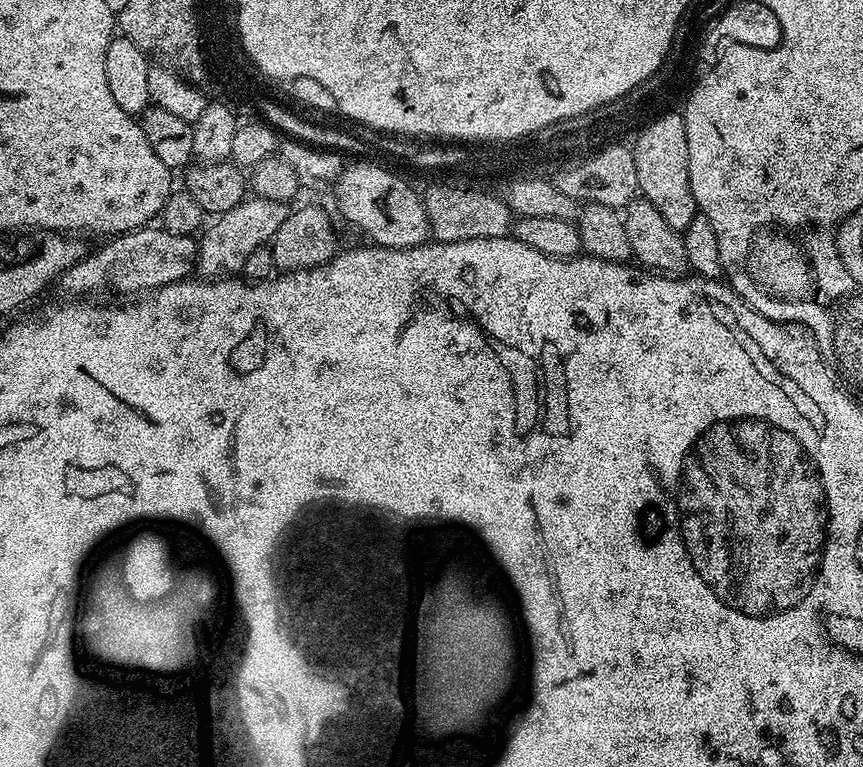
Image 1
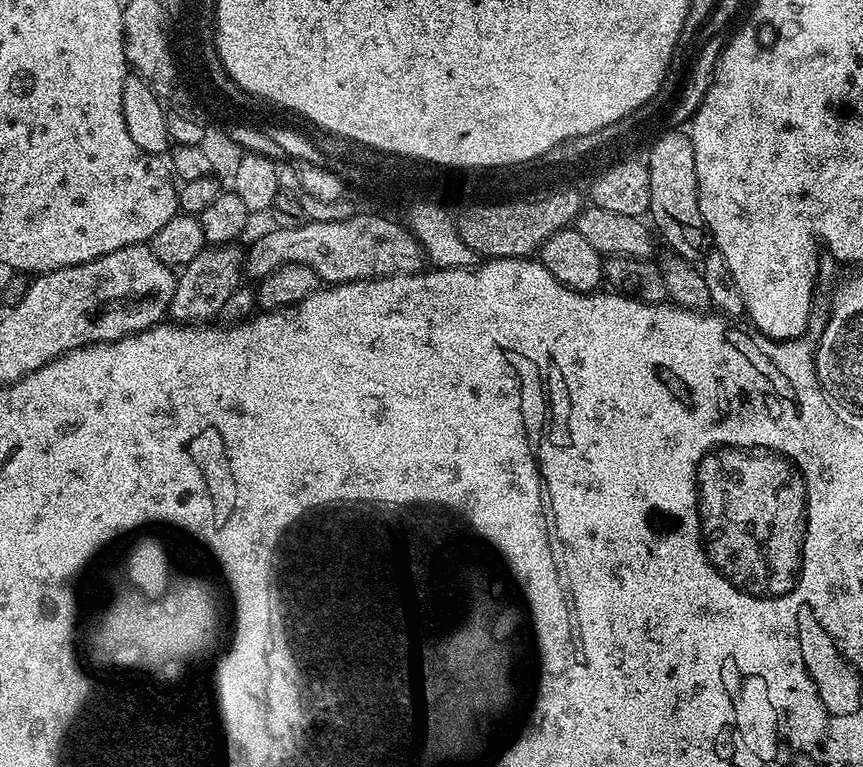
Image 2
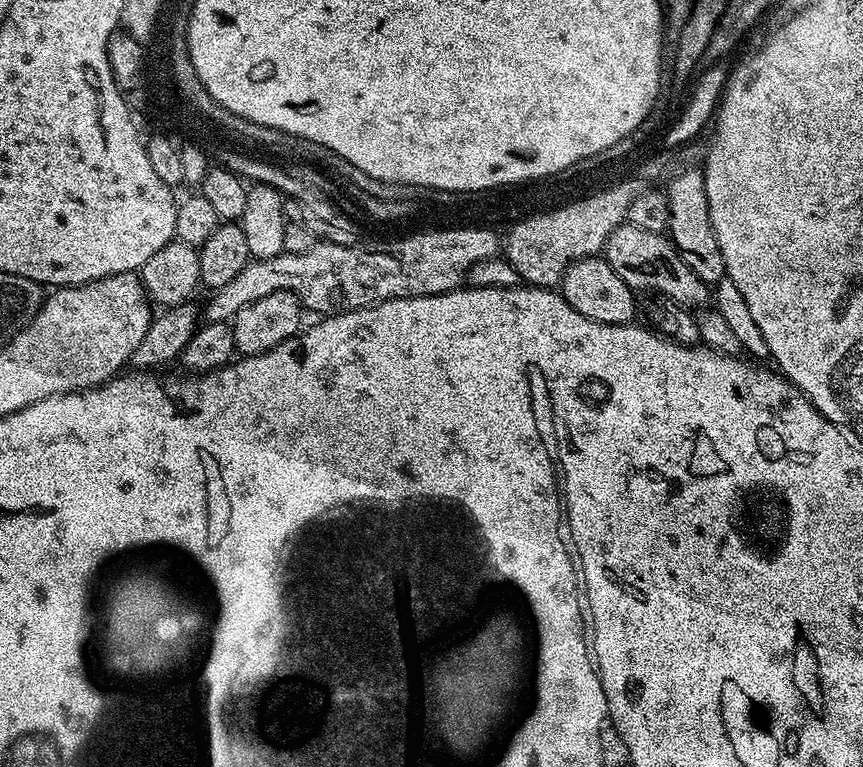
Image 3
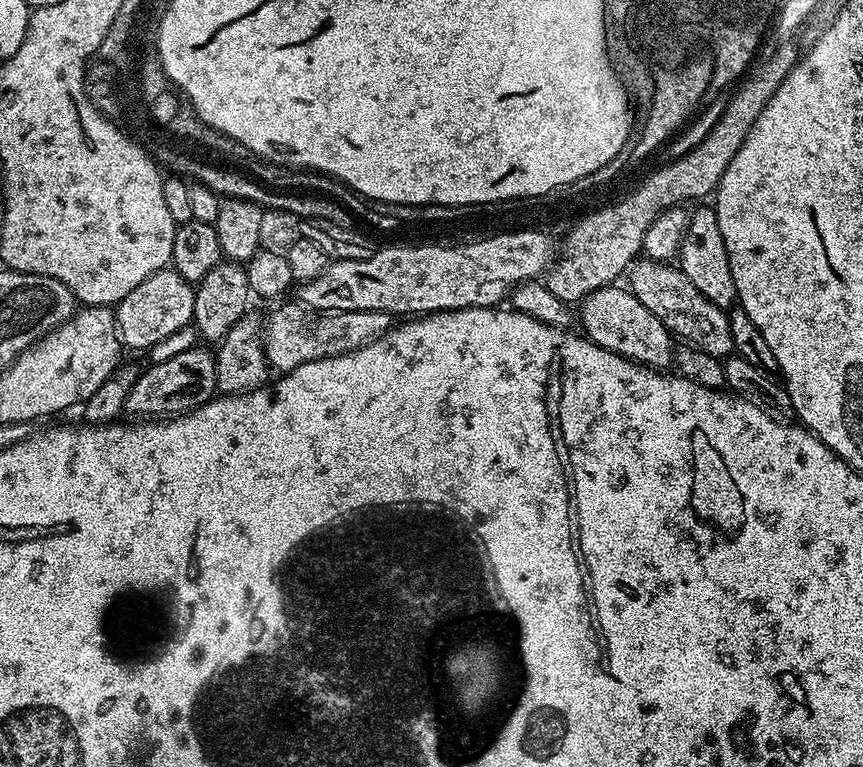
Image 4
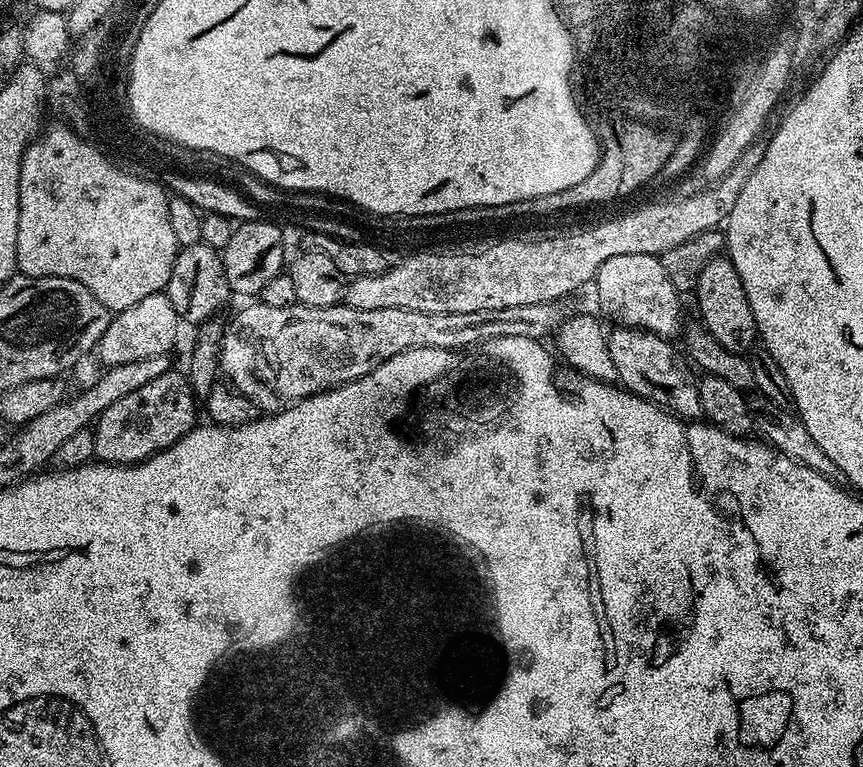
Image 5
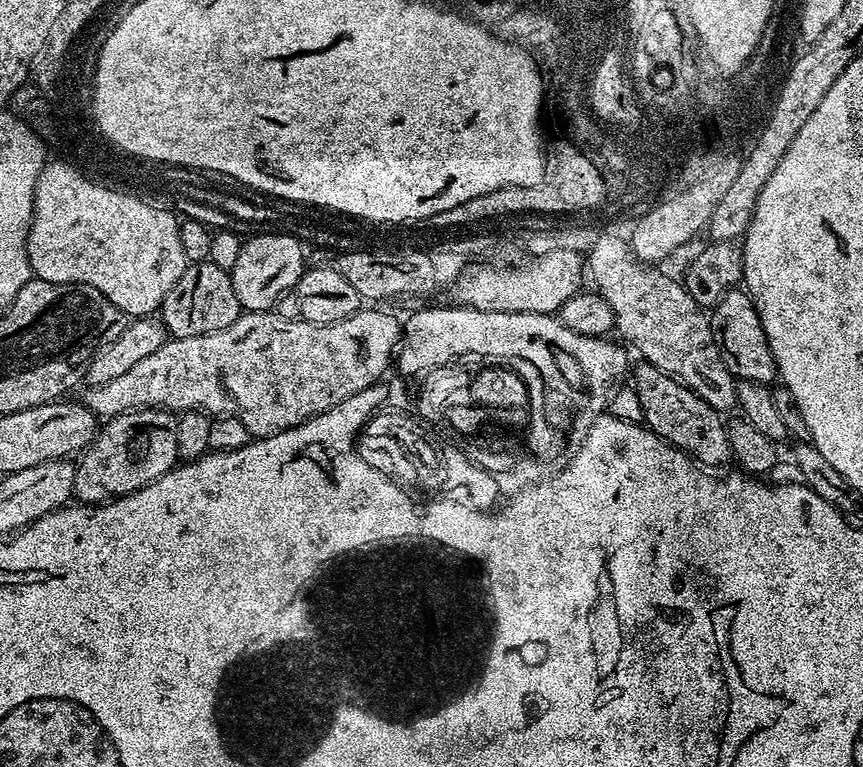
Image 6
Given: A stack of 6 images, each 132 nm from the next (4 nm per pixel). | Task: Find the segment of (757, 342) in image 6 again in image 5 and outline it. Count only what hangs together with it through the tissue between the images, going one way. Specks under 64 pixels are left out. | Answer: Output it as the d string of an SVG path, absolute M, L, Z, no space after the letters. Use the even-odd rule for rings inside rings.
M727 255L715 256L710 262L706 262L706 266L702 266L702 274L698 274L694 289L695 296L696 304L700 307L700 316L704 319L703 327L728 351L744 354L752 343L757 343L758 333L754 310L750 310L750 298L746 298L742 278L738 278L738 270L734 270Z

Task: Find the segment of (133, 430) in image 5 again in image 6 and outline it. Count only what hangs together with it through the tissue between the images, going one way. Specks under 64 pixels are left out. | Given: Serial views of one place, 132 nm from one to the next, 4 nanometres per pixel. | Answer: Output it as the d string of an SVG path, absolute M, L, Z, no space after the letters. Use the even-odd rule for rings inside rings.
M132 408L107 417L76 464L74 496L81 504L103 504L145 488L178 463L176 416L162 408Z

